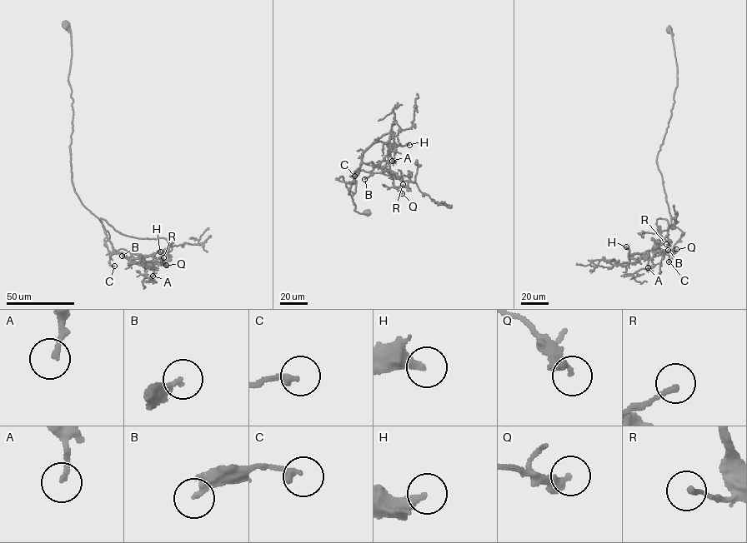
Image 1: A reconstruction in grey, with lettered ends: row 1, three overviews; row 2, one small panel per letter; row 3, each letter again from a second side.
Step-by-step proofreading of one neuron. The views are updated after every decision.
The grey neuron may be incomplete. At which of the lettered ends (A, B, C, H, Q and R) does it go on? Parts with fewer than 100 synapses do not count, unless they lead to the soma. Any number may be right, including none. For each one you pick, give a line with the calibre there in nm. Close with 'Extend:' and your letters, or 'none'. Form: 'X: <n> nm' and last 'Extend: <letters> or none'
H: 360 nm
Extend: H

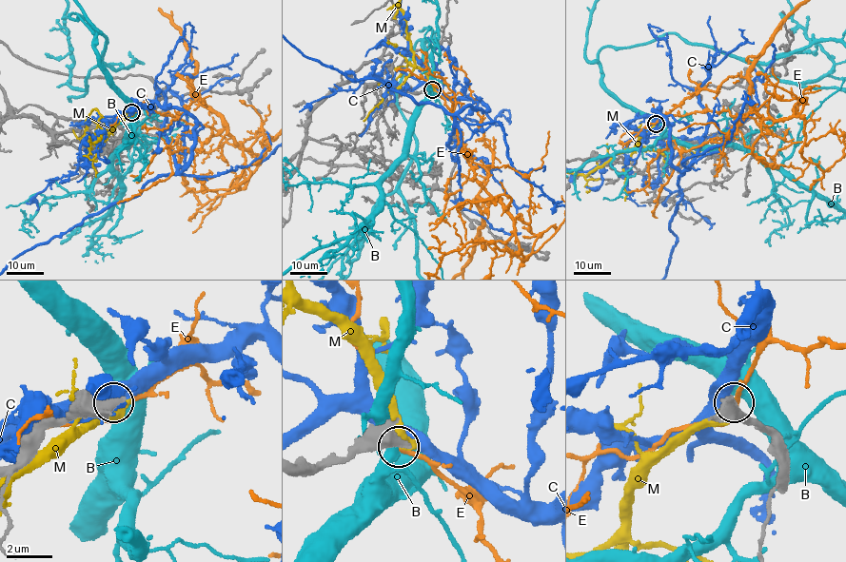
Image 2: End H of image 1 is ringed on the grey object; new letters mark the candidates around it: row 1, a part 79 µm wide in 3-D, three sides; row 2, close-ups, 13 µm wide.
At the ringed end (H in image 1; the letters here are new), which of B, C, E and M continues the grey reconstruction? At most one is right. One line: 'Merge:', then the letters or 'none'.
Merge: none

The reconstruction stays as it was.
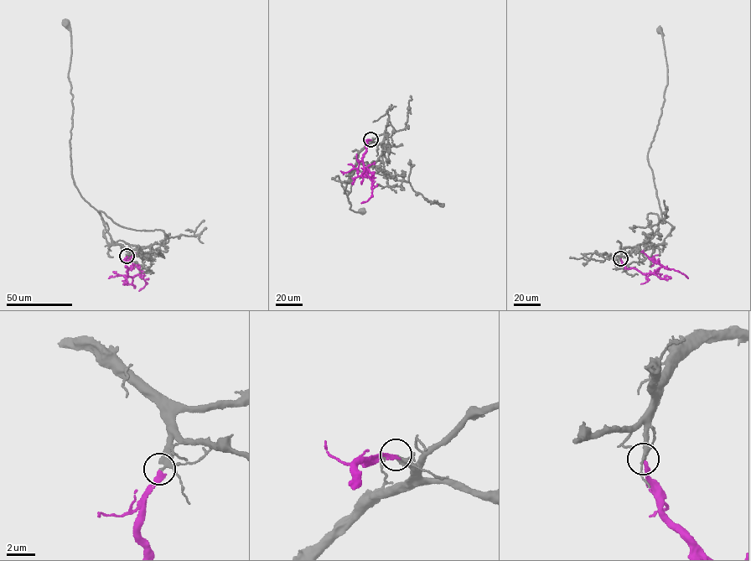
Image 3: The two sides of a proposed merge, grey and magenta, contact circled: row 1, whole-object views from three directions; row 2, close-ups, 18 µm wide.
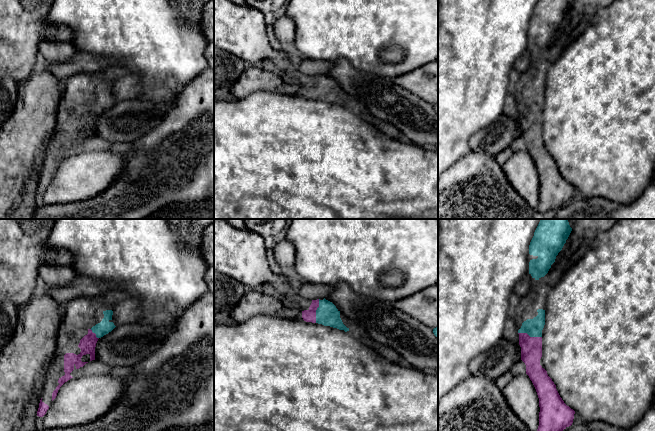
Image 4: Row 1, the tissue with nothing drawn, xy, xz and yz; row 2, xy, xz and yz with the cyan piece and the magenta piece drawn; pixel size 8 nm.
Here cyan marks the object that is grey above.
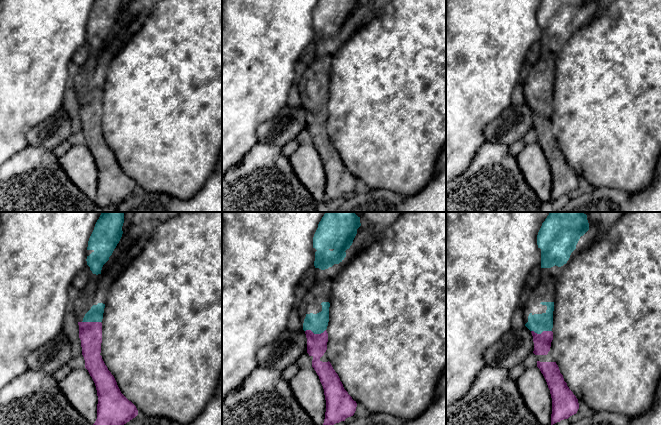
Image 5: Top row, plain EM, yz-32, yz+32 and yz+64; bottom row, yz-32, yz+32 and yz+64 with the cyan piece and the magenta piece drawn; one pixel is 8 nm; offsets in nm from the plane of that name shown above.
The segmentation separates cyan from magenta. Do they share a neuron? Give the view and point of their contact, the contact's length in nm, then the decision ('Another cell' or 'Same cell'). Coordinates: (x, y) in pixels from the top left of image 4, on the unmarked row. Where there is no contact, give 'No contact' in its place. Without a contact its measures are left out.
Touches cyan at xz (316, 87). Shared border 190 nm. Same cell

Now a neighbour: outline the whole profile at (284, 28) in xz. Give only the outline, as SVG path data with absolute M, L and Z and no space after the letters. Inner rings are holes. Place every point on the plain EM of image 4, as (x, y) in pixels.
M286 14L279 17L273 24L273 31L277 40L284 46L285 49L293 49L296 26L292 18Z

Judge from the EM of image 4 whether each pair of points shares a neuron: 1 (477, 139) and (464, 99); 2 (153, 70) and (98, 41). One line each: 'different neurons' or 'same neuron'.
1: different neurons
2: same neuron

